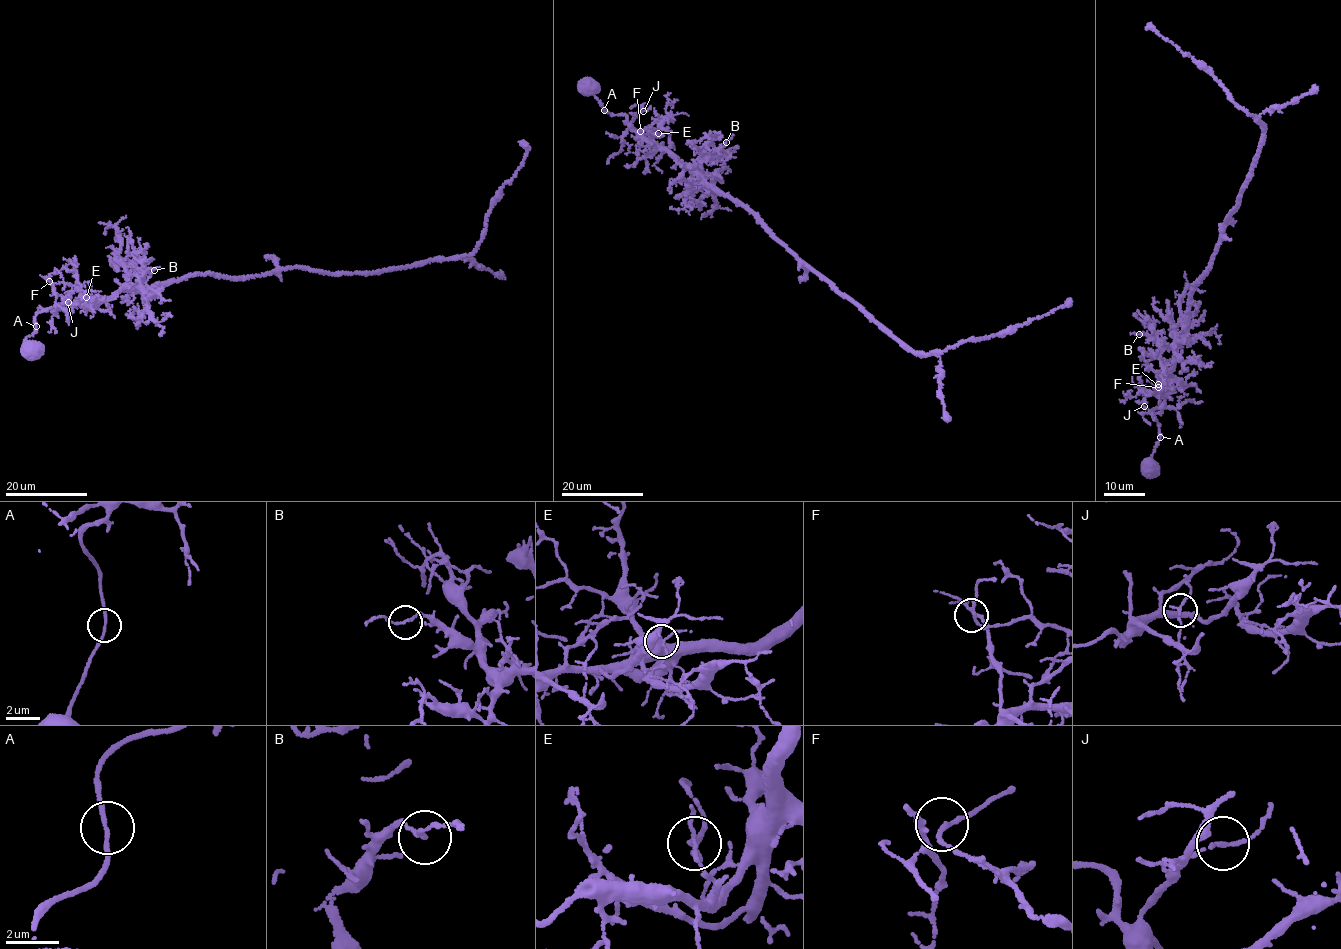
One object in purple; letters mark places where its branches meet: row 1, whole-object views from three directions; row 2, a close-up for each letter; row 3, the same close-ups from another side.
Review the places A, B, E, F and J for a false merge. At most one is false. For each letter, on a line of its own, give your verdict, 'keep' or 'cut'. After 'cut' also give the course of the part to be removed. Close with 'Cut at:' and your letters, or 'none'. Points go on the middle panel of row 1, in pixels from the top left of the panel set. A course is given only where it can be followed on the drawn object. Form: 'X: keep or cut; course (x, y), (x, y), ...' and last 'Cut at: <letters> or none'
A: keep
B: keep
E: keep
F: keep
J: keep
Cut at: none

